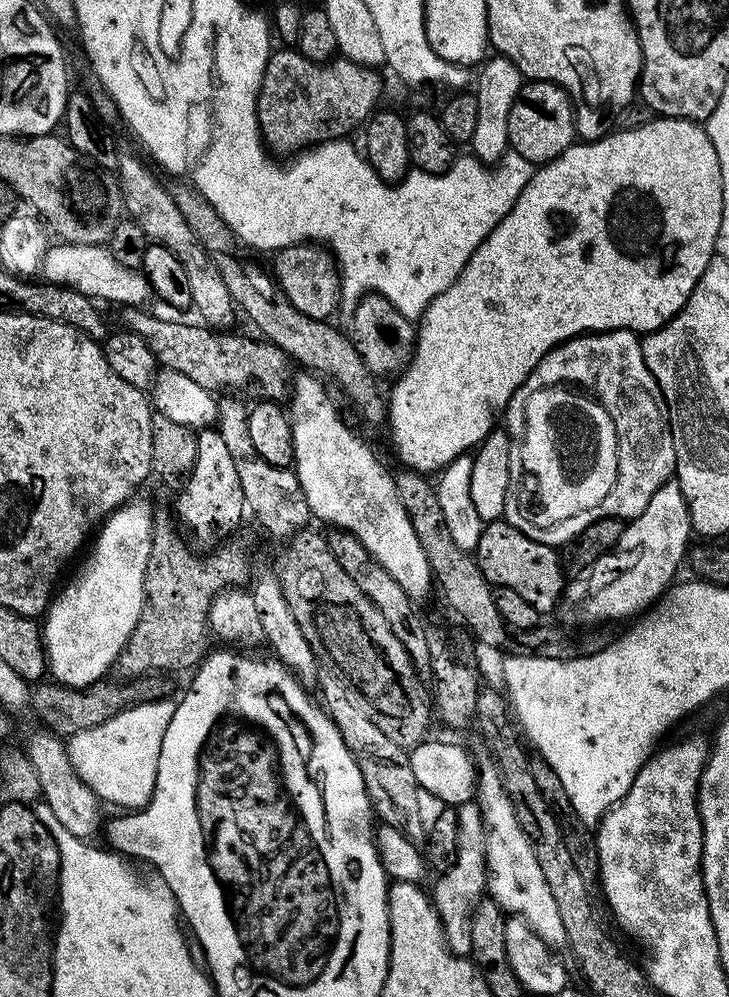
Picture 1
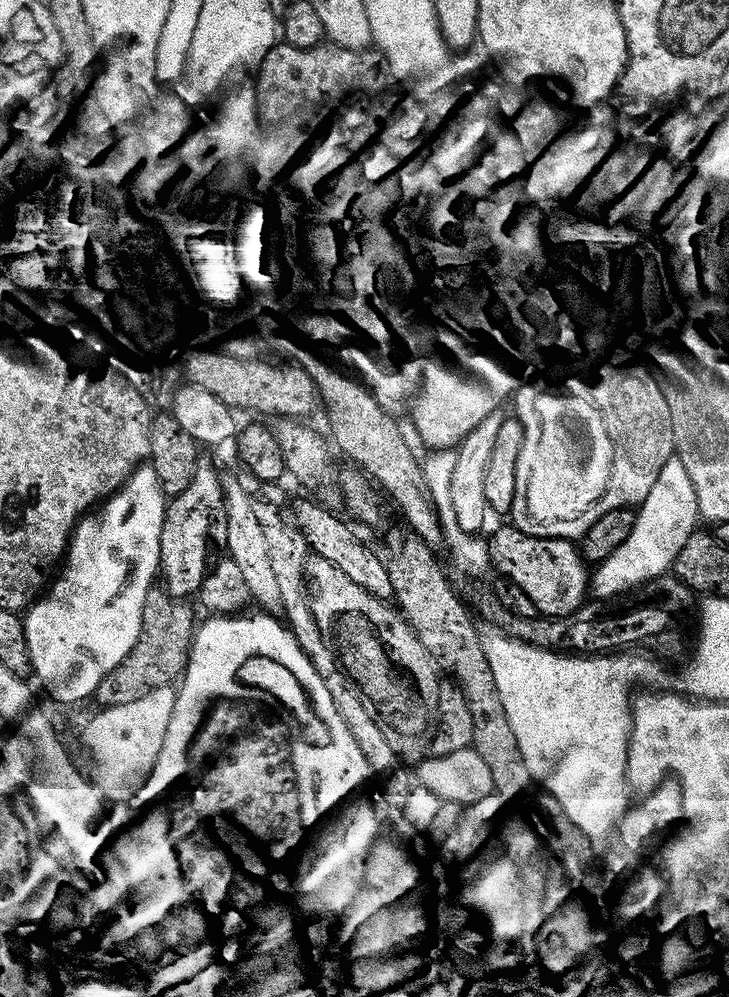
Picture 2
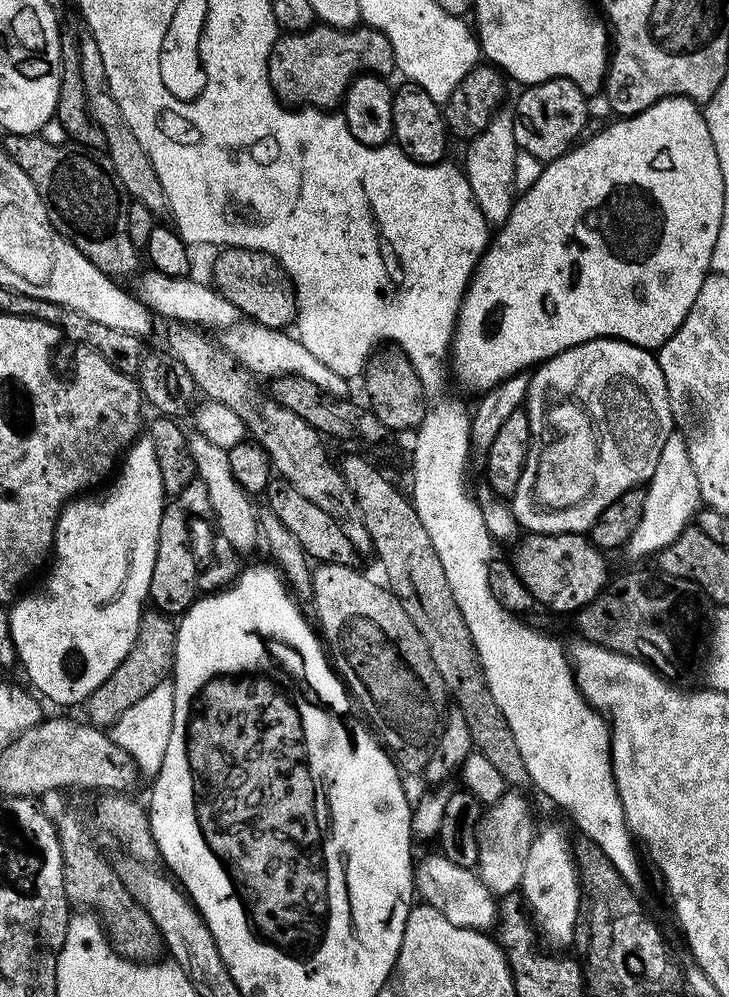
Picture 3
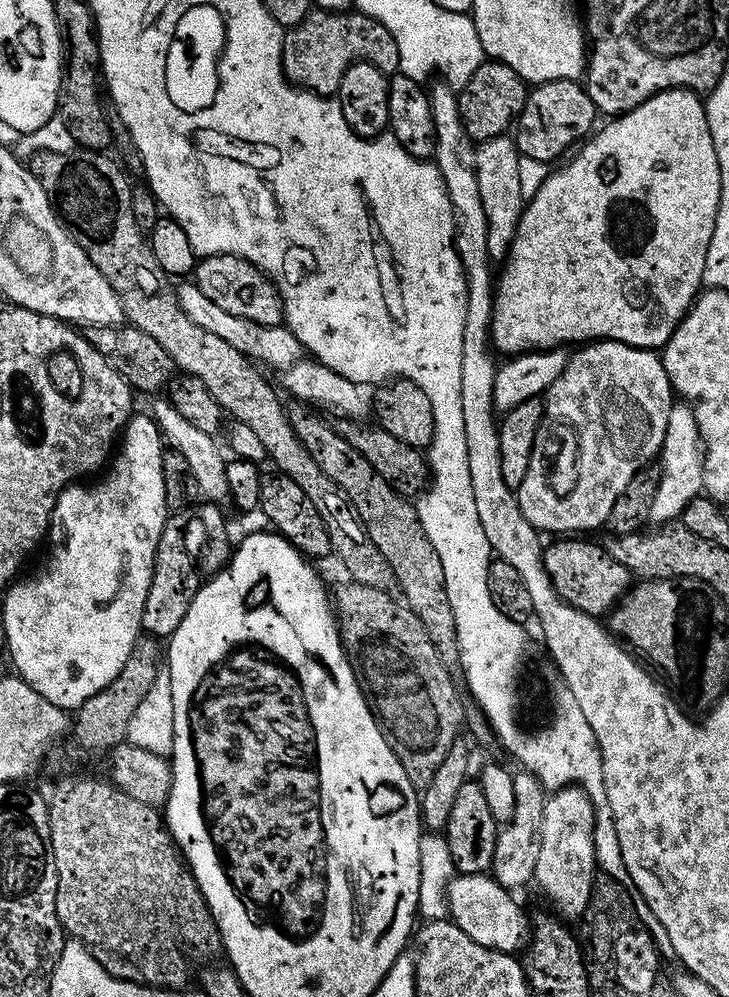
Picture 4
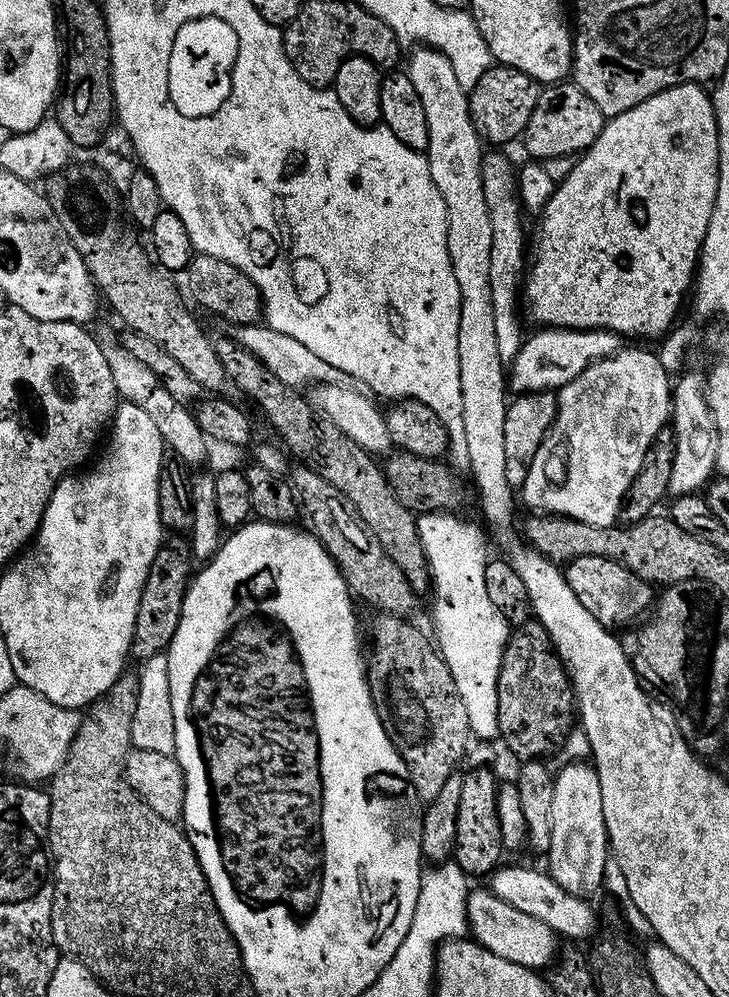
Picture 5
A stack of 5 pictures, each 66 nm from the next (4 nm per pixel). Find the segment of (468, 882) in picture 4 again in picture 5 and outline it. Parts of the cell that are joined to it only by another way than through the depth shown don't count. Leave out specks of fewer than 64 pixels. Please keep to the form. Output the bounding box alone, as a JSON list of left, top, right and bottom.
[468,887,558,970]

